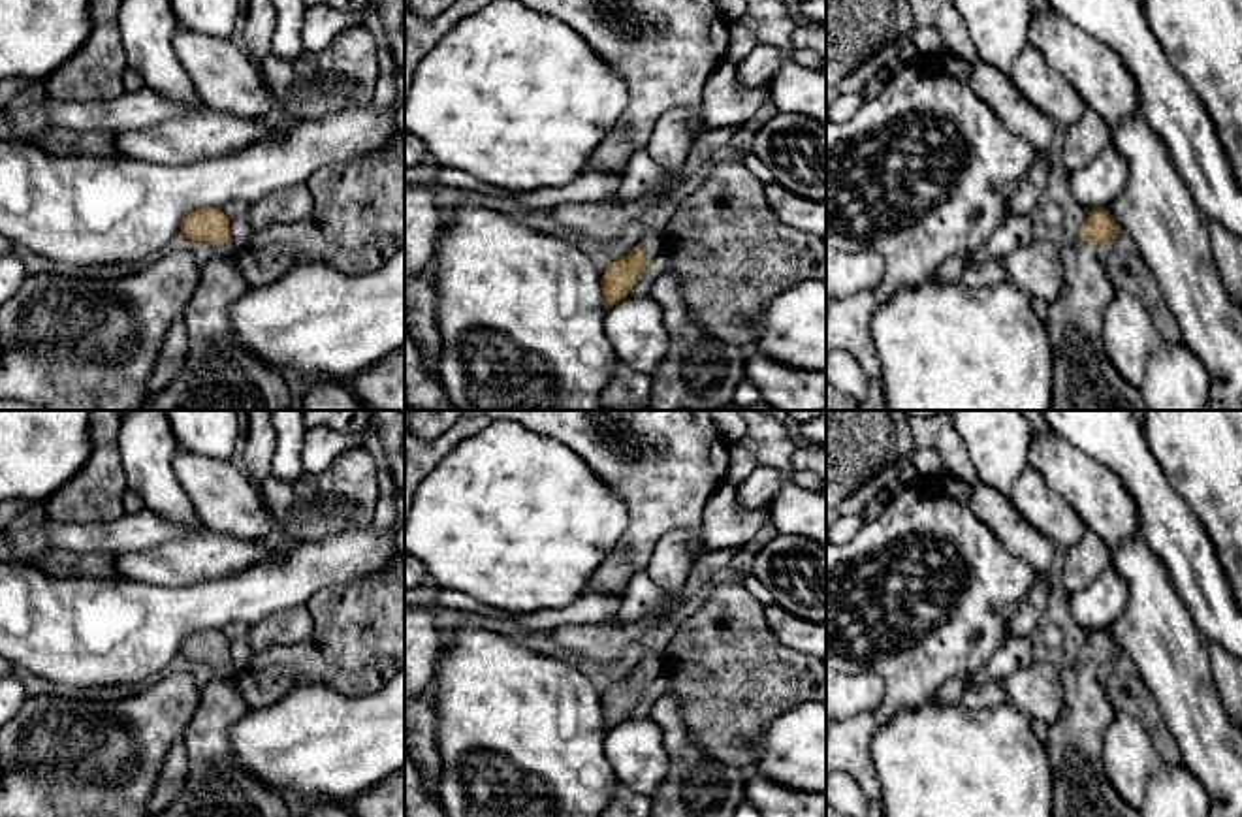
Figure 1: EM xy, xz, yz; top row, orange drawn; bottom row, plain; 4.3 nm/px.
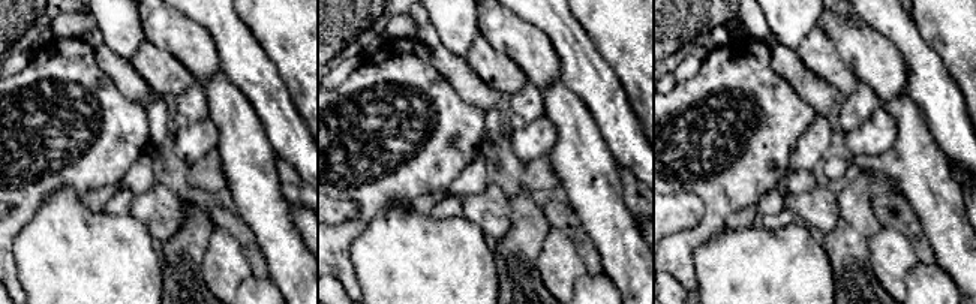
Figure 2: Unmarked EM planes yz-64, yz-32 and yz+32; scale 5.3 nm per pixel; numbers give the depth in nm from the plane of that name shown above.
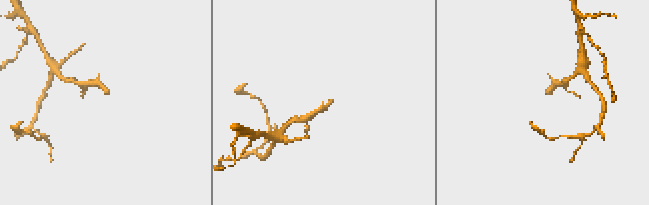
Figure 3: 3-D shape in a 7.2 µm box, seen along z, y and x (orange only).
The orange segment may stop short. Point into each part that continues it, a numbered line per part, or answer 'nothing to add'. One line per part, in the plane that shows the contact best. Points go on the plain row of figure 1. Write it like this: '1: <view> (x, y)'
1: yz (1081, 787)

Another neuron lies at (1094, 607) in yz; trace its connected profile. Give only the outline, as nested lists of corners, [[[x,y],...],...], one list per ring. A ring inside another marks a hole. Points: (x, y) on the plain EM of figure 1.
[[[1110,565],[1091,584],[1069,593],[1067,608],[1076,625],[1091,633],[1116,621],[1123,614],[1127,601],[1127,584]]]

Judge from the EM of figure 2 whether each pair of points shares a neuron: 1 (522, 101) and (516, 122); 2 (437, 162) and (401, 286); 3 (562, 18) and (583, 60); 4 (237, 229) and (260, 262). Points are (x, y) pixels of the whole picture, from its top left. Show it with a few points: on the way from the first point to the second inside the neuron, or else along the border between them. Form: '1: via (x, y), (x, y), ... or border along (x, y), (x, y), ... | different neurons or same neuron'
1: via (522, 105), (519, 117) | same neuron
2: border along (410, 202), (387, 207), (377, 216) | different neurons
3: via (562, 29), (574, 50) | same neuron
4: via (245, 237), (254, 255) | same neuron

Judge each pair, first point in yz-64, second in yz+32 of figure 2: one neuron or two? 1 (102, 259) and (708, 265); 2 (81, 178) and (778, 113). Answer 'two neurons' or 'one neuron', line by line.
1: one neuron
2: one neuron

